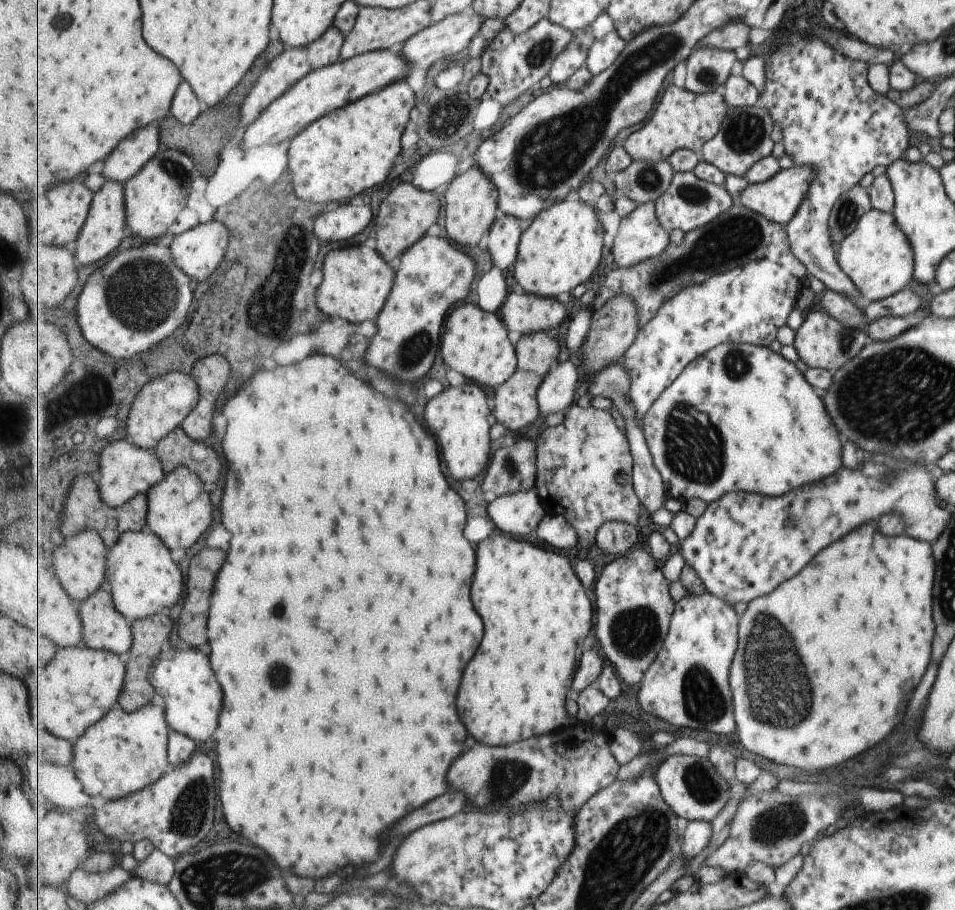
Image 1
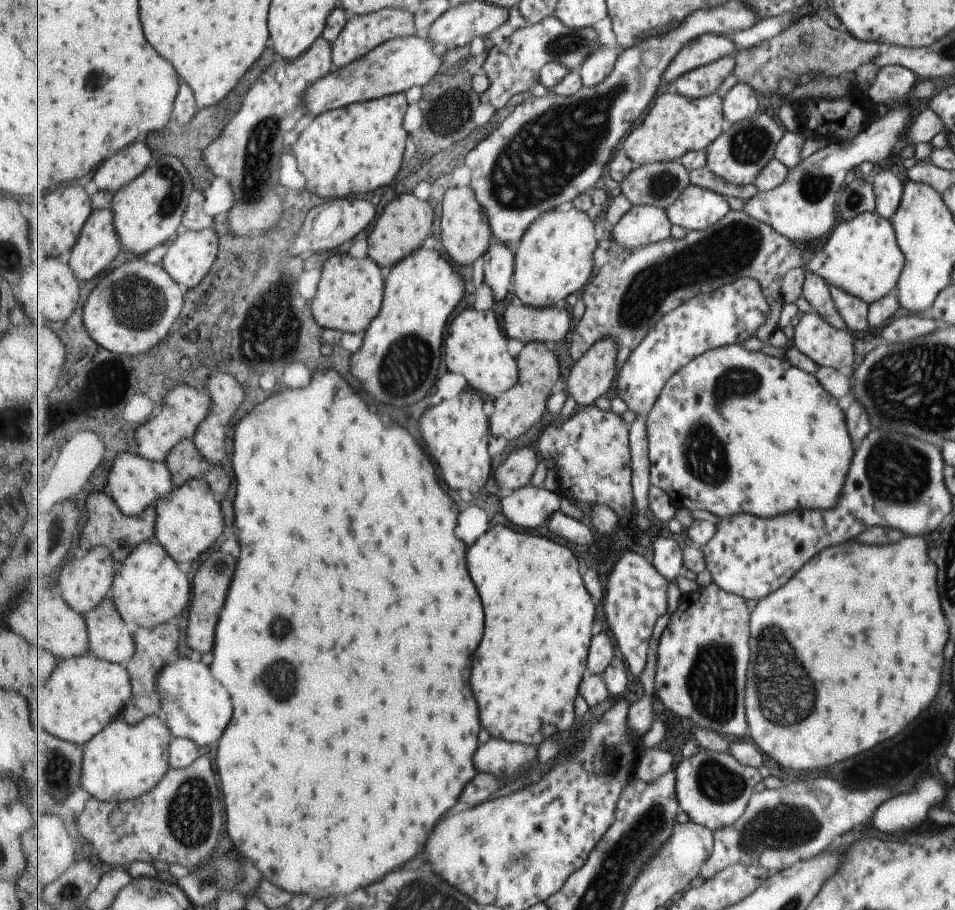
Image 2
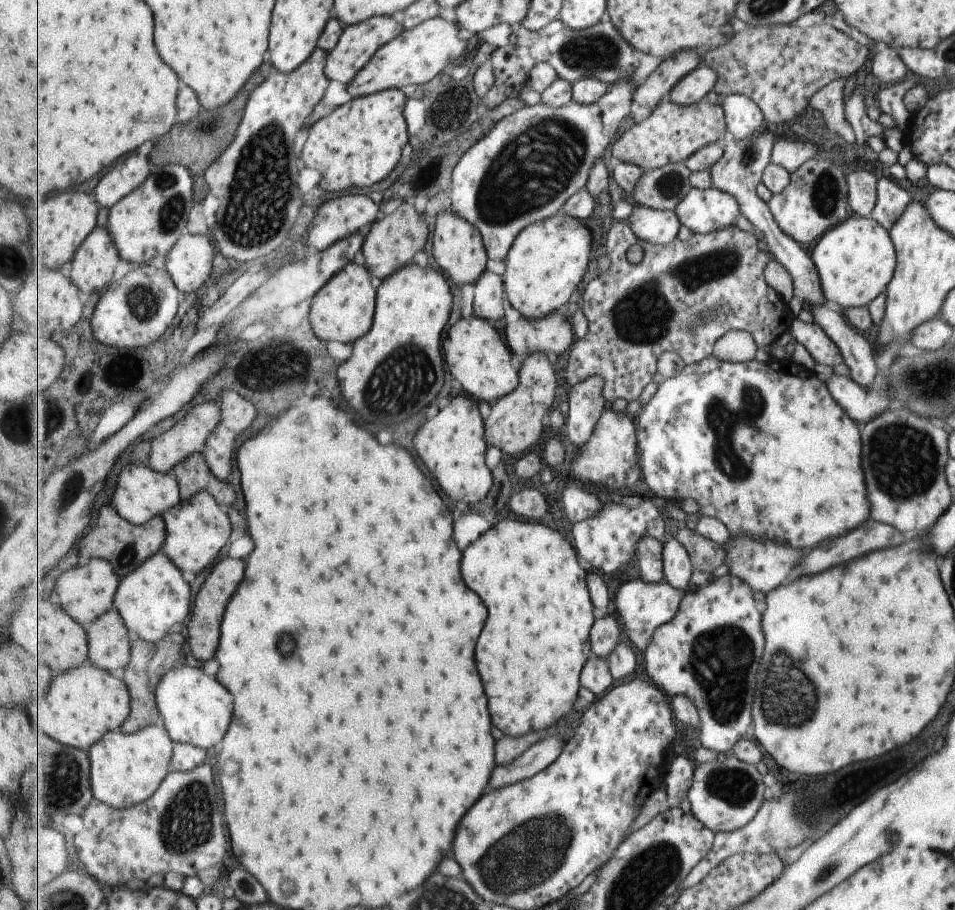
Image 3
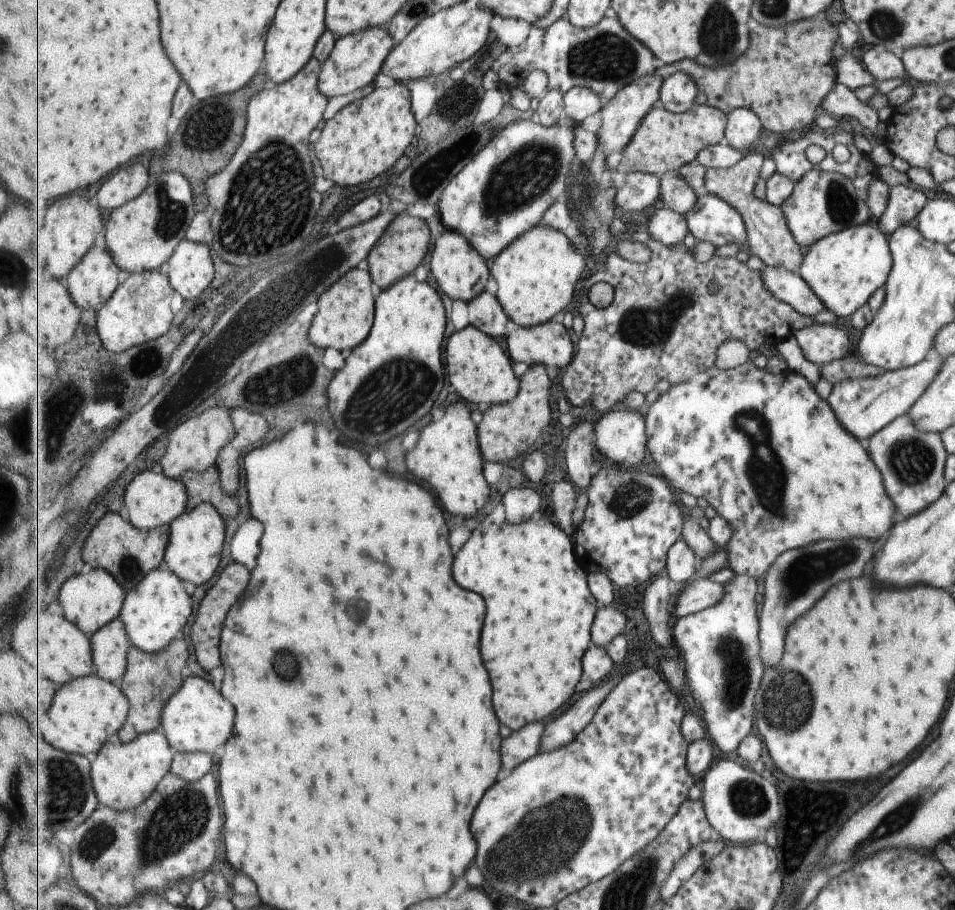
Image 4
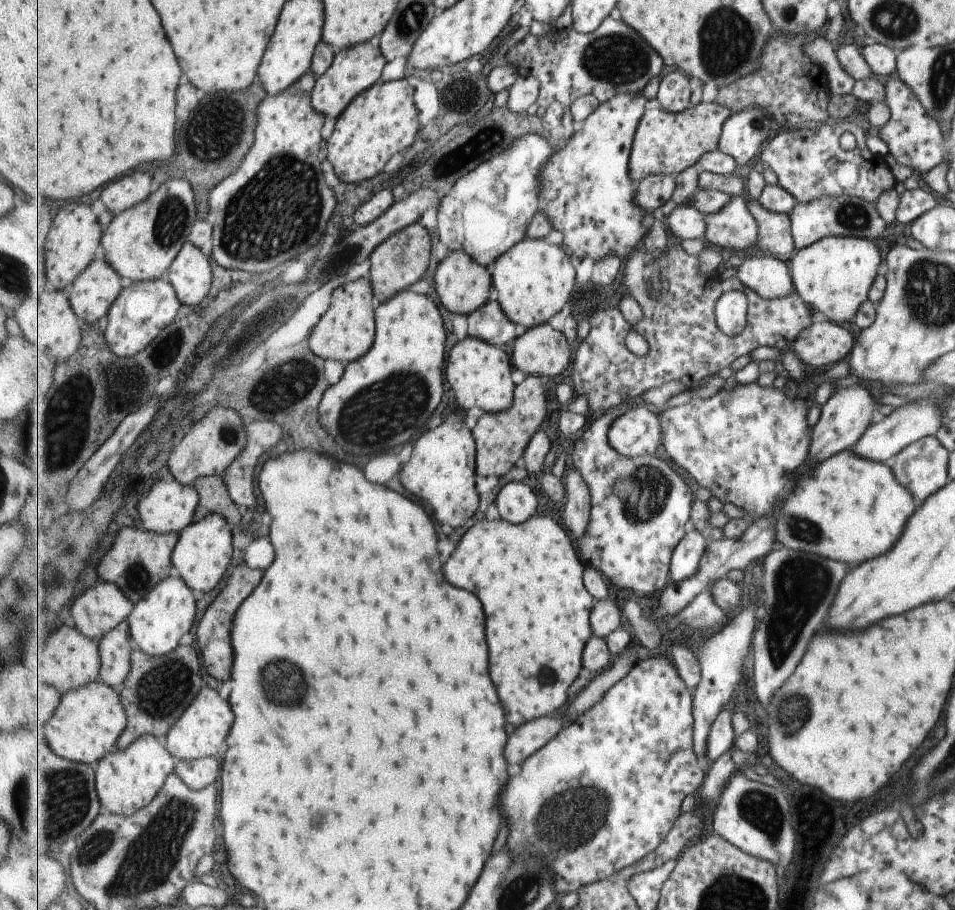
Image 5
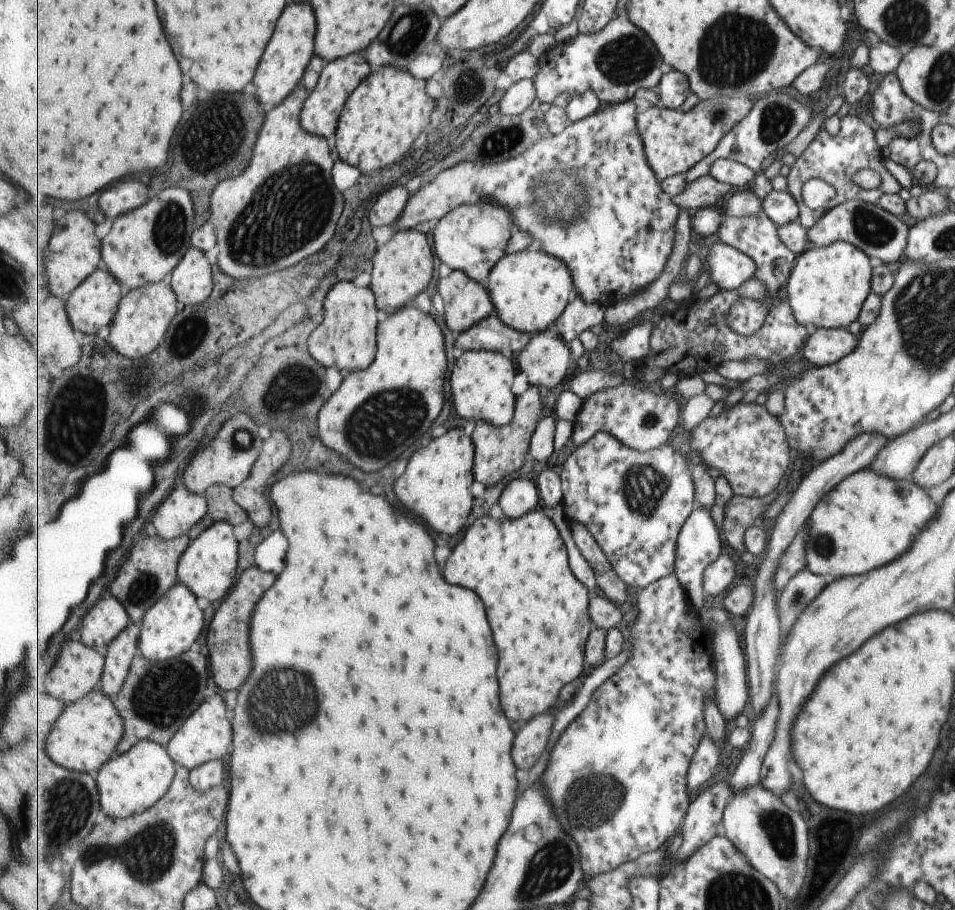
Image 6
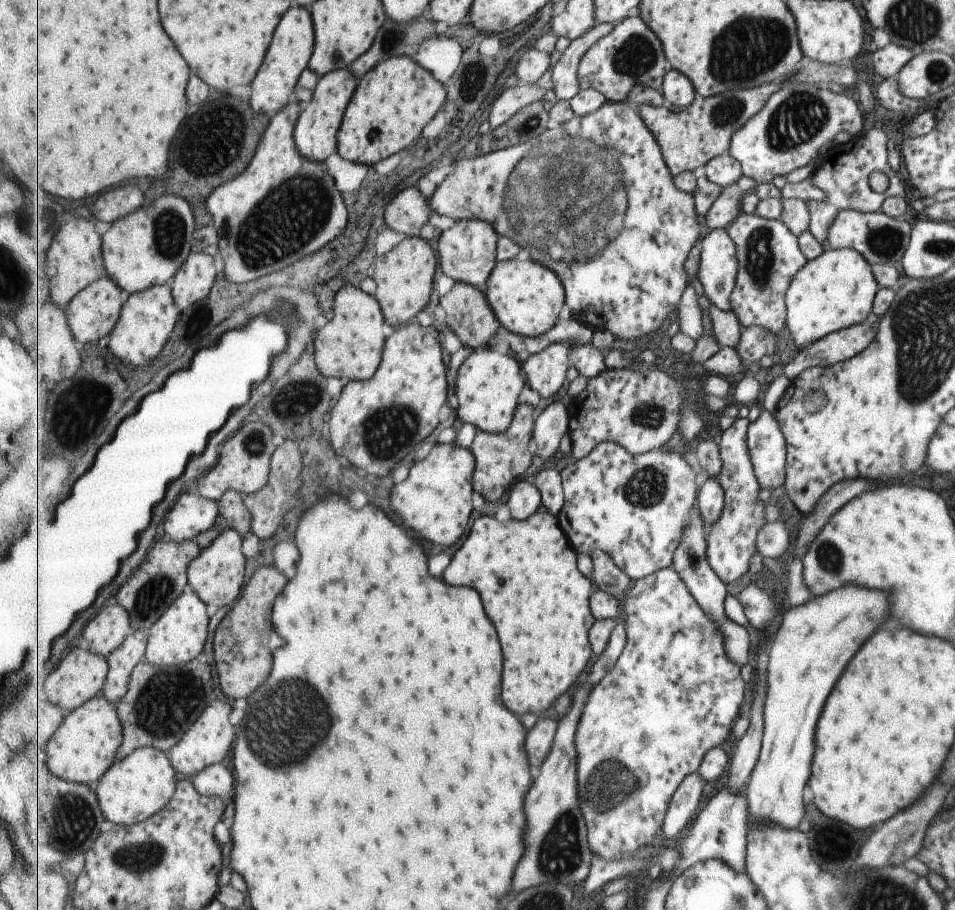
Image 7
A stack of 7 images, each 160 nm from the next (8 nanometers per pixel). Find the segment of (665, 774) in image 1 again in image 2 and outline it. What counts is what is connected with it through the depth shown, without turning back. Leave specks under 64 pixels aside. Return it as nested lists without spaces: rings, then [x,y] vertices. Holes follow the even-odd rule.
[[[703,748],[692,757],[679,760],[675,770],[681,809],[689,820],[712,831],[734,823],[744,813],[755,786],[763,780],[759,770],[741,764],[733,755]]]

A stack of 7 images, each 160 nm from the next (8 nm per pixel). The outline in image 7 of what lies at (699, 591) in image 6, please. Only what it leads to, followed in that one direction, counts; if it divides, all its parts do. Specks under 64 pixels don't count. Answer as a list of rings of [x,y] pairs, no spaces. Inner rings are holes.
[[[707,479],[698,494],[698,513],[707,522],[704,525],[709,533],[712,526],[721,518],[726,501],[726,492],[720,480]]]

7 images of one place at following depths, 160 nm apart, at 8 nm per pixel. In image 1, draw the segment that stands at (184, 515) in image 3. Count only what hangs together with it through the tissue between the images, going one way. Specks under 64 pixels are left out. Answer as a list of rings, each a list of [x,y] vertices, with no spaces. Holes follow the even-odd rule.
[[[178,466],[153,489],[147,492],[149,514],[147,529],[155,533],[171,550],[183,548],[189,550],[213,524],[213,504],[209,494],[203,488],[203,481],[186,466]]]

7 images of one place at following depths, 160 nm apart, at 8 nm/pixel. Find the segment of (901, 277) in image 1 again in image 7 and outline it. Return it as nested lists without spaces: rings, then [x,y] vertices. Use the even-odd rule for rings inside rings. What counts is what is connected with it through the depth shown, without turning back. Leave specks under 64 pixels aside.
[[[823,248],[795,273],[786,296],[787,326],[797,347],[813,344],[821,338],[863,323],[872,312],[877,285],[870,264],[852,248]]]

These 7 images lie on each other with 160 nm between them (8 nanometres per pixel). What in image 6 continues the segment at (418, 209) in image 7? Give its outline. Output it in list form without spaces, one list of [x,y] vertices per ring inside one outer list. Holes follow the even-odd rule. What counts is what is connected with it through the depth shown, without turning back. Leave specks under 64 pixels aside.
[[[405,185],[390,188],[381,194],[369,210],[369,221],[372,226],[394,226],[394,222],[402,217],[411,194]]]

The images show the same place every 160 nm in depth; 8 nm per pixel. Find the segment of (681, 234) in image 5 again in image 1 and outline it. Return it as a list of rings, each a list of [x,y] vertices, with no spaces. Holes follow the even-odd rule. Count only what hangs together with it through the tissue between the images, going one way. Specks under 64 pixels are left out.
[[[651,201],[638,205],[633,212],[621,218],[611,252],[619,268],[628,269],[659,256],[665,252],[669,242],[669,233],[662,227],[656,213],[656,201]]]

